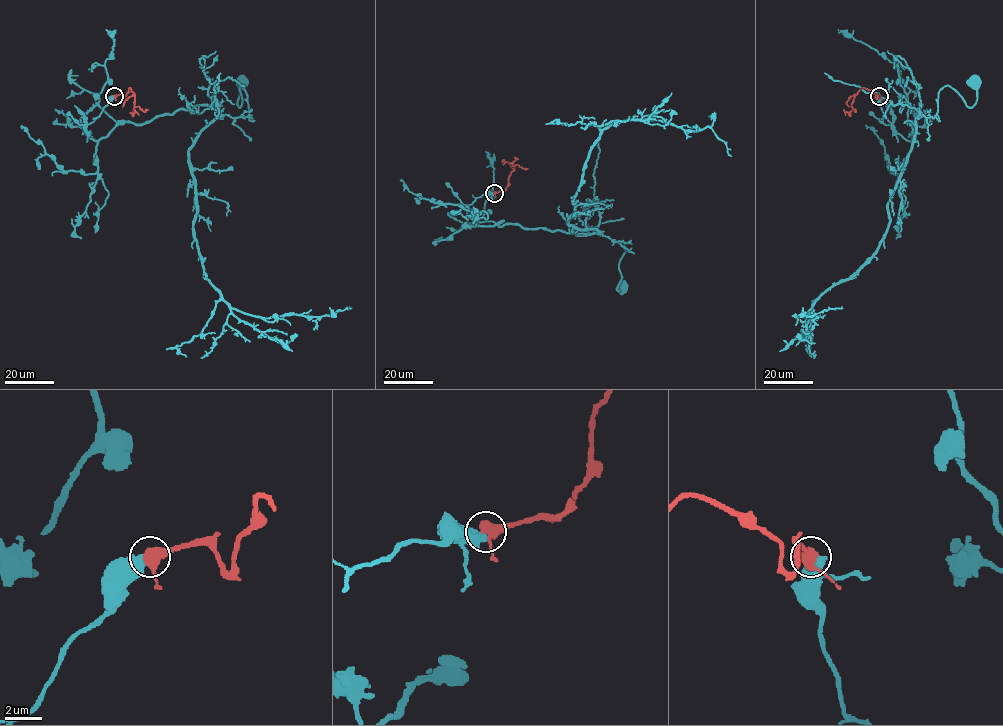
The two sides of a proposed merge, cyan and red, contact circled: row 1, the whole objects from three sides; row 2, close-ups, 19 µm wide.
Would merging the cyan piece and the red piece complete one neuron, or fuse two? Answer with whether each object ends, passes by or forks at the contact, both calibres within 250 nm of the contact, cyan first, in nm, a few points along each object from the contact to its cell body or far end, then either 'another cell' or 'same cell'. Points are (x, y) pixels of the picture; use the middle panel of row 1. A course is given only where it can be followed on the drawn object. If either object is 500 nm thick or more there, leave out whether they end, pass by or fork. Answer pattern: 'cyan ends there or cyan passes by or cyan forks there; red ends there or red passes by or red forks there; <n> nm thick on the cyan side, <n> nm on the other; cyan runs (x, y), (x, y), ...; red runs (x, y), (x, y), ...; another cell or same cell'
600 nm thick on the cyan side, 500 nm on the other; cyan runs (494, 193), (465, 207), (478, 225), (518, 224), (606, 235), (628, 250), (619, 266), (617, 290), (623, 288); red runs (494, 193), (508, 186), (514, 164), (527, 168); another cell

